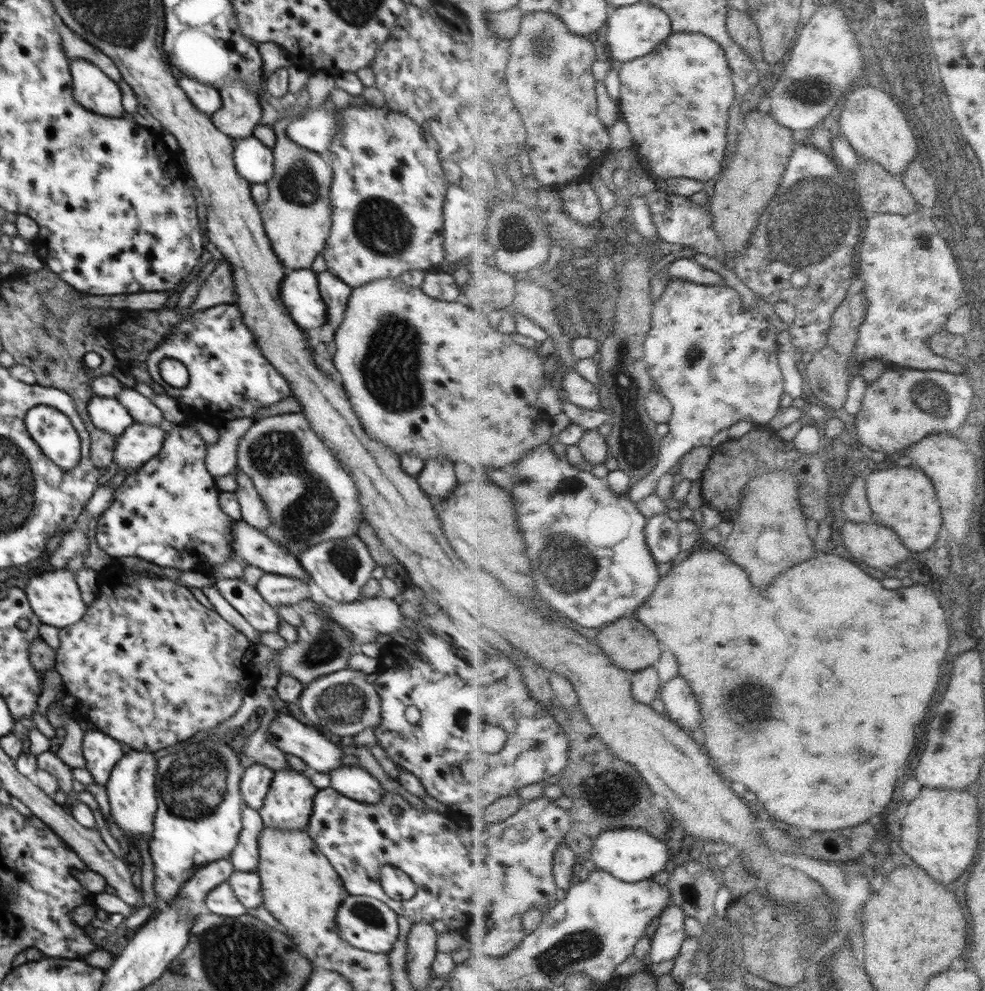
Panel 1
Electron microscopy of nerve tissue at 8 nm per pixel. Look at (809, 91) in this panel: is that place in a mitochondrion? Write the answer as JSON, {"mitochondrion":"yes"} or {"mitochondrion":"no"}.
{"mitochondrion":"yes"}

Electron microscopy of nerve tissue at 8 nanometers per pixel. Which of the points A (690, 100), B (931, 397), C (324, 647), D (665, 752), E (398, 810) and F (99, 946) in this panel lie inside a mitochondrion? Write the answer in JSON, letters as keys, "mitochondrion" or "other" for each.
{"A":"mitochondrion","B":"mitochondrion","C":"mitochondrion","D":"other","E":"other","F":"other"}

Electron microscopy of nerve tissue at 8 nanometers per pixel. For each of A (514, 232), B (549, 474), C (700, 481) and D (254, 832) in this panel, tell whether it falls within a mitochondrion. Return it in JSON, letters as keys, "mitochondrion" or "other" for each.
{"A":"mitochondrion","B":"other","C":"other","D":"other"}

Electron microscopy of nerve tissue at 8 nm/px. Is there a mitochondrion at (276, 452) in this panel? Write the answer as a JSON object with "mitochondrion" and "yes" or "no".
{"mitochondrion":"yes"}

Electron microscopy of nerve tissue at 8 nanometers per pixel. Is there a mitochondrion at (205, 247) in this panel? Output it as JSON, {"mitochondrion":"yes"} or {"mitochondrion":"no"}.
{"mitochondrion":"no"}

